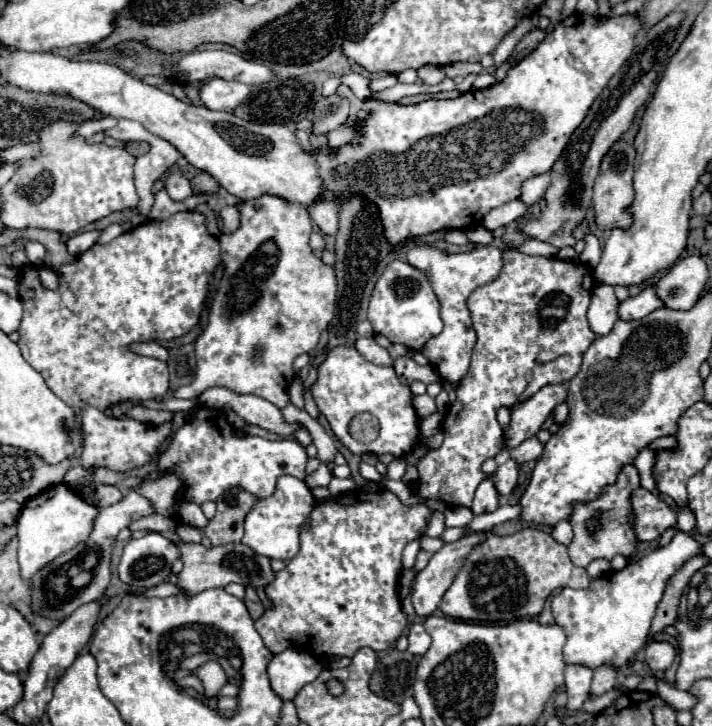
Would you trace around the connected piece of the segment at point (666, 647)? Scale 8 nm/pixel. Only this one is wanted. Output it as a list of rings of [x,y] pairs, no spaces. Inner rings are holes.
[[[654,640],[654,642],[648,642],[646,646],[646,664],[650,666],[652,672],[668,670],[670,664],[674,662],[674,656],[676,656],[676,650],[666,640]]]

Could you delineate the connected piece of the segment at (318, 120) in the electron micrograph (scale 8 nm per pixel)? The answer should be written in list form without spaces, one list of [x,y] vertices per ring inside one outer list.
[[[340,96],[320,98],[314,106],[314,124],[312,130],[318,134],[328,134],[336,130],[348,116],[348,100]]]

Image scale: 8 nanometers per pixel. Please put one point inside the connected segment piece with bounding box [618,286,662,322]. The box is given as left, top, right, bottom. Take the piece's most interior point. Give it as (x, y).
(638, 306)

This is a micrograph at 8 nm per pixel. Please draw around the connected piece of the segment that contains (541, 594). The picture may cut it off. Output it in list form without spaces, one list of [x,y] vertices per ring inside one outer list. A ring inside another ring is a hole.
[[[526,526],[512,536],[498,536],[490,530],[486,530],[484,542],[480,542],[472,548],[462,570],[456,574],[452,586],[442,596],[440,610],[450,618],[470,620],[470,622],[480,622],[480,624],[512,622],[512,620],[520,620],[520,618],[538,616],[544,608],[546,598],[556,588],[564,588],[564,586],[588,588],[588,584],[590,584],[590,576],[586,574],[586,570],[574,566],[572,560],[568,558],[568,548],[564,544],[558,544],[548,532],[544,532],[536,526]]]

